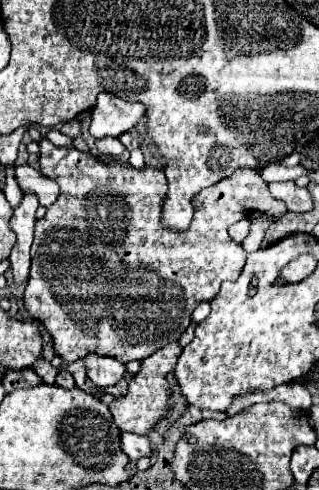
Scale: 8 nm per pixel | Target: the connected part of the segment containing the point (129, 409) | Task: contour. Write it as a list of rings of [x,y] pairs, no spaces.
[[[175,341],[175,343],[169,343],[167,347],[163,347],[163,351],[155,351],[155,355],[151,355],[151,359],[143,359],[139,373],[133,375],[133,379],[129,381],[127,395],[117,399],[111,405],[113,421],[121,431],[145,435],[149,429],[153,429],[155,421],[165,413],[165,409],[169,405],[169,389],[167,389],[165,375],[171,371],[171,367],[175,367],[175,363],[181,355],[181,349],[183,347]]]

